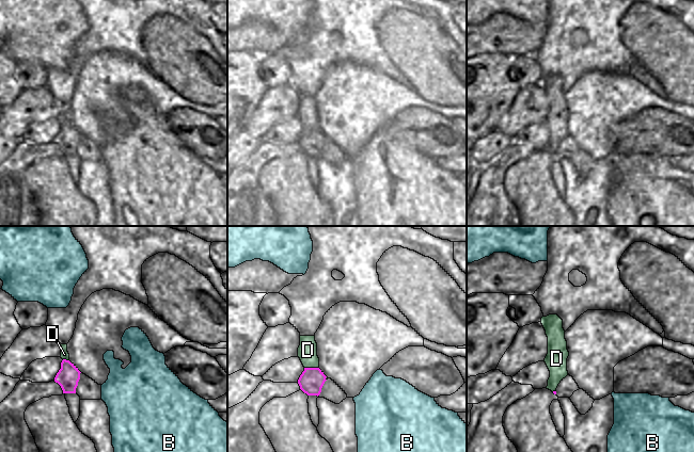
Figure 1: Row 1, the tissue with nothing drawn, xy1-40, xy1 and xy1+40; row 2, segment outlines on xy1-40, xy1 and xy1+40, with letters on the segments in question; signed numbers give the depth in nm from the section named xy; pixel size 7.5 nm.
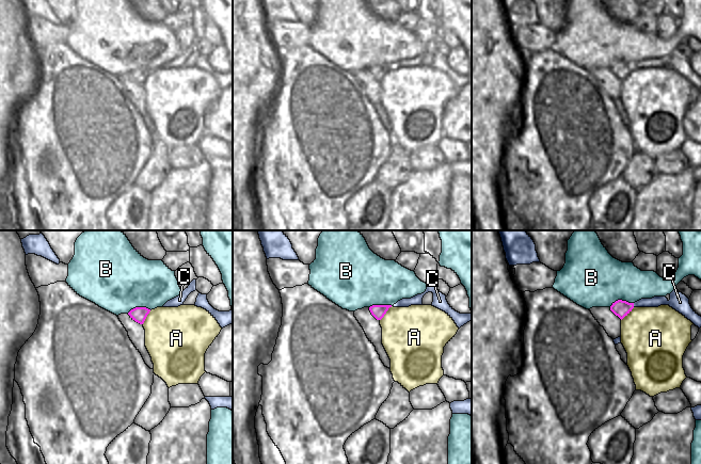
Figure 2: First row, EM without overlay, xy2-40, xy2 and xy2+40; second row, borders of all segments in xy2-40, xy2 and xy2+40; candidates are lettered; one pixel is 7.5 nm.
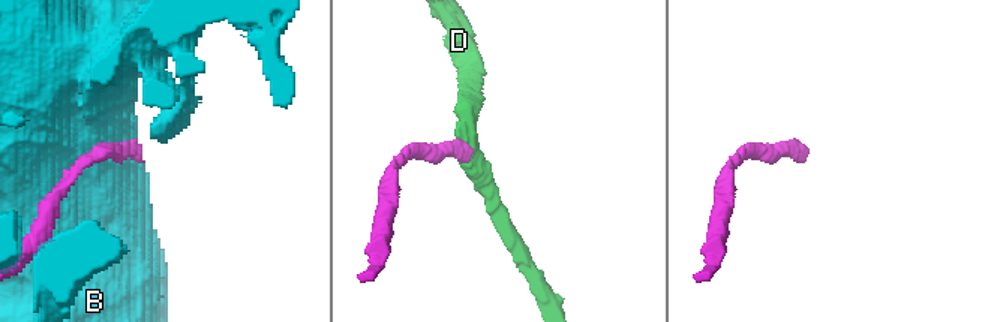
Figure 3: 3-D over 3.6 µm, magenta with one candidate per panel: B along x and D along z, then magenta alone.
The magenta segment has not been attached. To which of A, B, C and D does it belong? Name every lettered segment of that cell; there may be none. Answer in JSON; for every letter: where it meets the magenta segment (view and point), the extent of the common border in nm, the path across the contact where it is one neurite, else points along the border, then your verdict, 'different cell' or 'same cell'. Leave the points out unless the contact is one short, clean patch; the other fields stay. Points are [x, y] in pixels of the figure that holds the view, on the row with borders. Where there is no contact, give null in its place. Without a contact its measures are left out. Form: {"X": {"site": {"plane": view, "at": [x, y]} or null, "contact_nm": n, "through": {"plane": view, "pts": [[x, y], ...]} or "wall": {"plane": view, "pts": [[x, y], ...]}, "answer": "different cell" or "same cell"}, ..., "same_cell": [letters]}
{"A": {"site": {"plane": "xy2+40", "at": [627, 313]}, "contact_nm": 140, "answer": "different cell"}, "B": {"site": {"plane": "xy2+40", "at": [621, 300]}, "contact_nm": 190, "answer": "different cell"}, "C": {"site": {"plane": "xy2+40", "at": [633, 305]}, "contact_nm": 30, "answer": "different cell"}, "D": {"site": {"plane": "xy1", "at": [312, 368]}, "contact_nm": 110, "wall": {"plane": "xy1", "pts": [[304, 367], [318, 368]]}, "answer": "different cell"}, "same_cell": []}

